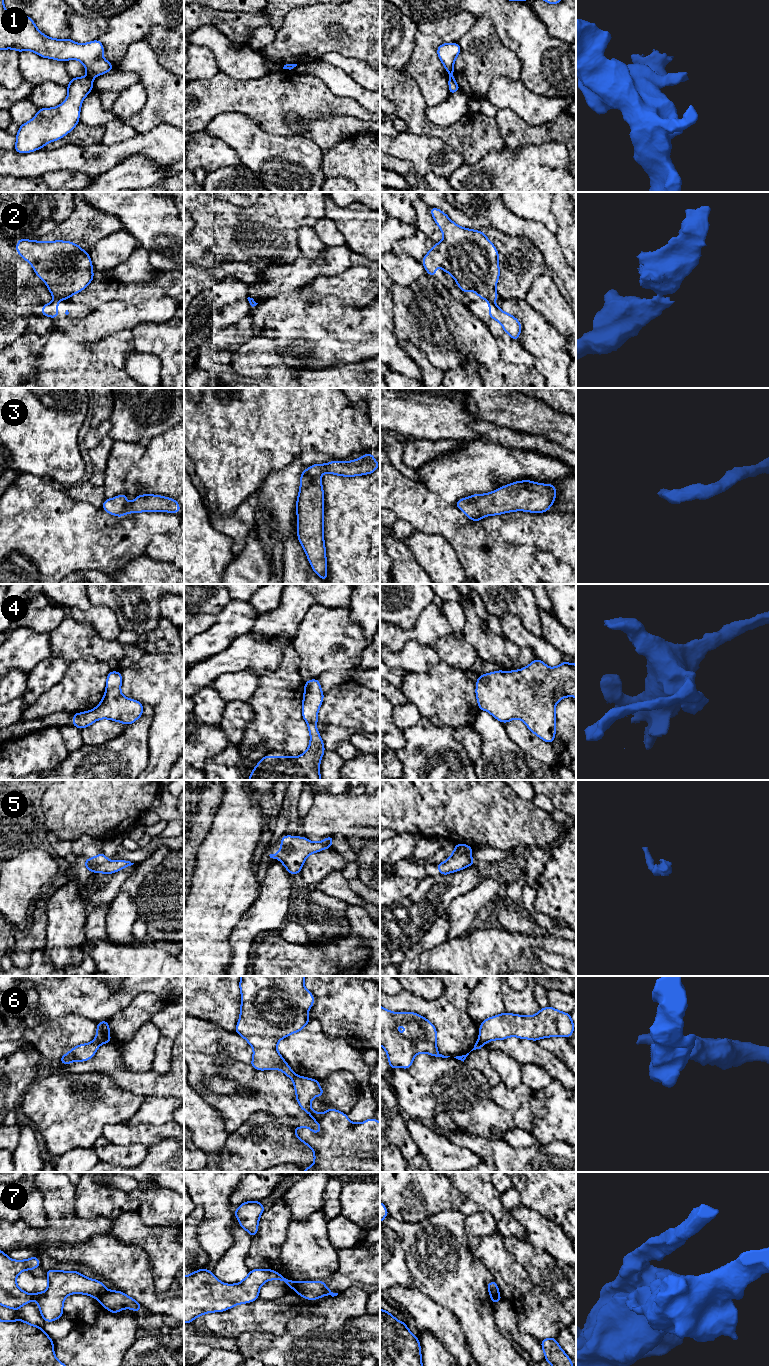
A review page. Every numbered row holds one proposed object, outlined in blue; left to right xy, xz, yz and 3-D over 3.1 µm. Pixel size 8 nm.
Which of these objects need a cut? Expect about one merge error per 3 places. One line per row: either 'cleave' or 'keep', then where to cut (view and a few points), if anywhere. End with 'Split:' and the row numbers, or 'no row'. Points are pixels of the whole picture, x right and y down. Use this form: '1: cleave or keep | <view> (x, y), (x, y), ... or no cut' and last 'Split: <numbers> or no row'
1: cleave | xy (88, 75), (92, 78)
2: cleave | yz (487, 299), (494, 301)
3: keep | no cut
4: keep | no cut
5: keep | no cut
6: cleave | xy (95, 1038), (100, 1044)
7: cleave | xy (106, 1289), (97, 1299)
Split: 1, 2, 6, 7

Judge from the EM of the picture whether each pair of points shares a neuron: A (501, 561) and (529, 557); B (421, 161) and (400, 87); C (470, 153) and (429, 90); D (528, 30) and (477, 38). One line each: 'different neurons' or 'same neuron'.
A: same neuron
B: different neurons
C: different neurons
D: different neurons

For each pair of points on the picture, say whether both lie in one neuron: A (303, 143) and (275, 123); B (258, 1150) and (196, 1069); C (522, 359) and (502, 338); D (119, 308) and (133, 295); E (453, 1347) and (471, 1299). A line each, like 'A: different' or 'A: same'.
A: different
B: different
C: same
D: different
E: different

